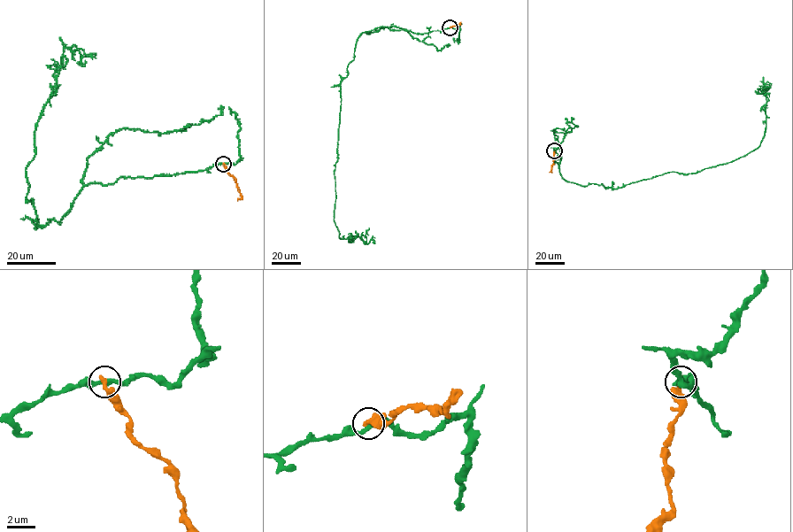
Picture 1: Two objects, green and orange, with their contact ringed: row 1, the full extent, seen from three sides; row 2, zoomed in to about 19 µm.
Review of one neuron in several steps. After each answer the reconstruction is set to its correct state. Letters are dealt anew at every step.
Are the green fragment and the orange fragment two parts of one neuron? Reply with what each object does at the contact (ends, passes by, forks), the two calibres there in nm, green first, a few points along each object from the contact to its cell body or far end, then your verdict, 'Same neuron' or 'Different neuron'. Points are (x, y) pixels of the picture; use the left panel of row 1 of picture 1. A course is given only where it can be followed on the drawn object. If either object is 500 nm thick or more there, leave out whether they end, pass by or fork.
At the ring green passes by. At the ring orange ends. Thickness 300 nm (green) against 400 nm. Course of green: (223, 164), (87, 184), (60, 223), (36, 227), (26, 168), (37, 121), (64, 50), (85, 57). Course of orange: (223, 164), (234, 177), (242, 196), (237, 200). Different neuron

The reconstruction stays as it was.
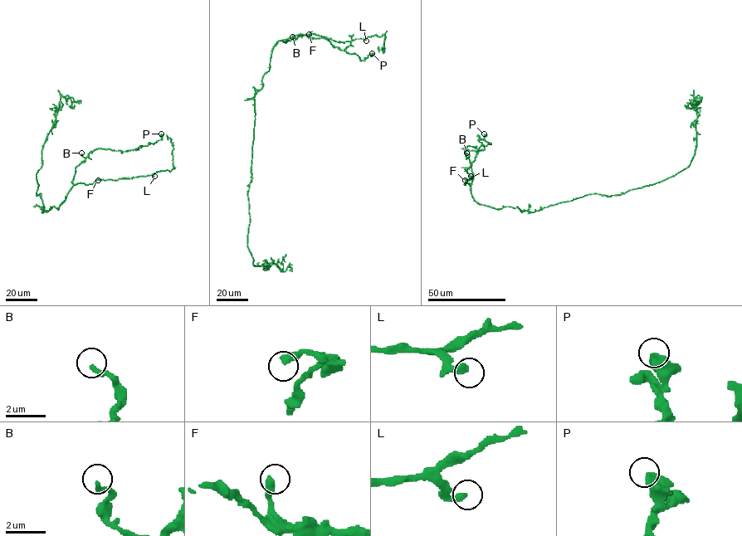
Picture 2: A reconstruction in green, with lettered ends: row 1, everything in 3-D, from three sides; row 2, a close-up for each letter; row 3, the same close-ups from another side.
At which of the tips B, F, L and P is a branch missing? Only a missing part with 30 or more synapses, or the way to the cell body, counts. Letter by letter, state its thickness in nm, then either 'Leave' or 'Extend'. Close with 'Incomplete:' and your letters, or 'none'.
B: Thickness 280 nm. Leave
F: Thickness 400 nm. Leave
L: Thickness 320 nm. Extend
P: Thickness 550 nm. Leave
Incomplete: L

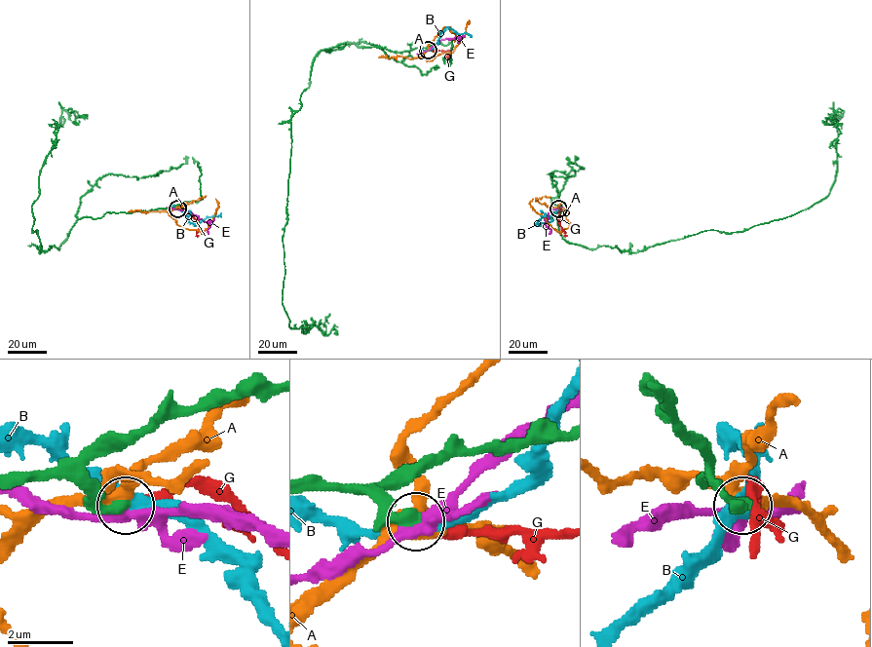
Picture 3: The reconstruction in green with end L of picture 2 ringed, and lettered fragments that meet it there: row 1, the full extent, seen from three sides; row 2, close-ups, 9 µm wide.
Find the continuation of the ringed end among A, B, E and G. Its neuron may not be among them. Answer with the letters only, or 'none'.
G

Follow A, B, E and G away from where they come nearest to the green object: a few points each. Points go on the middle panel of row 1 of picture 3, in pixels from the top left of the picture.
A: (427, 50), (420, 57), (429, 60), (453, 51), (464, 35), (469, 21), (466, 24)
B: (429, 50), (435, 47), (446, 27), (472, 35)
E: (428, 50), (442, 40), (460, 36), (459, 40)
G: (428, 50), (449, 51), (449, 57)

